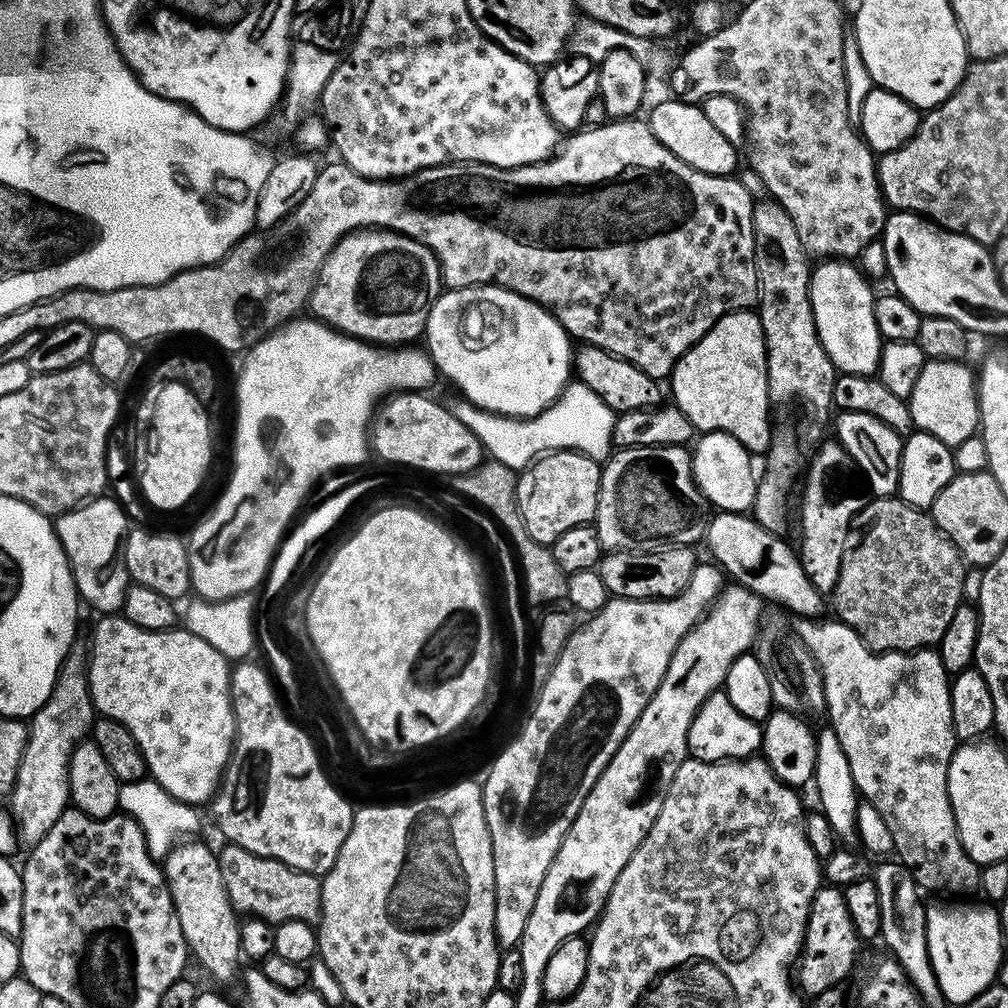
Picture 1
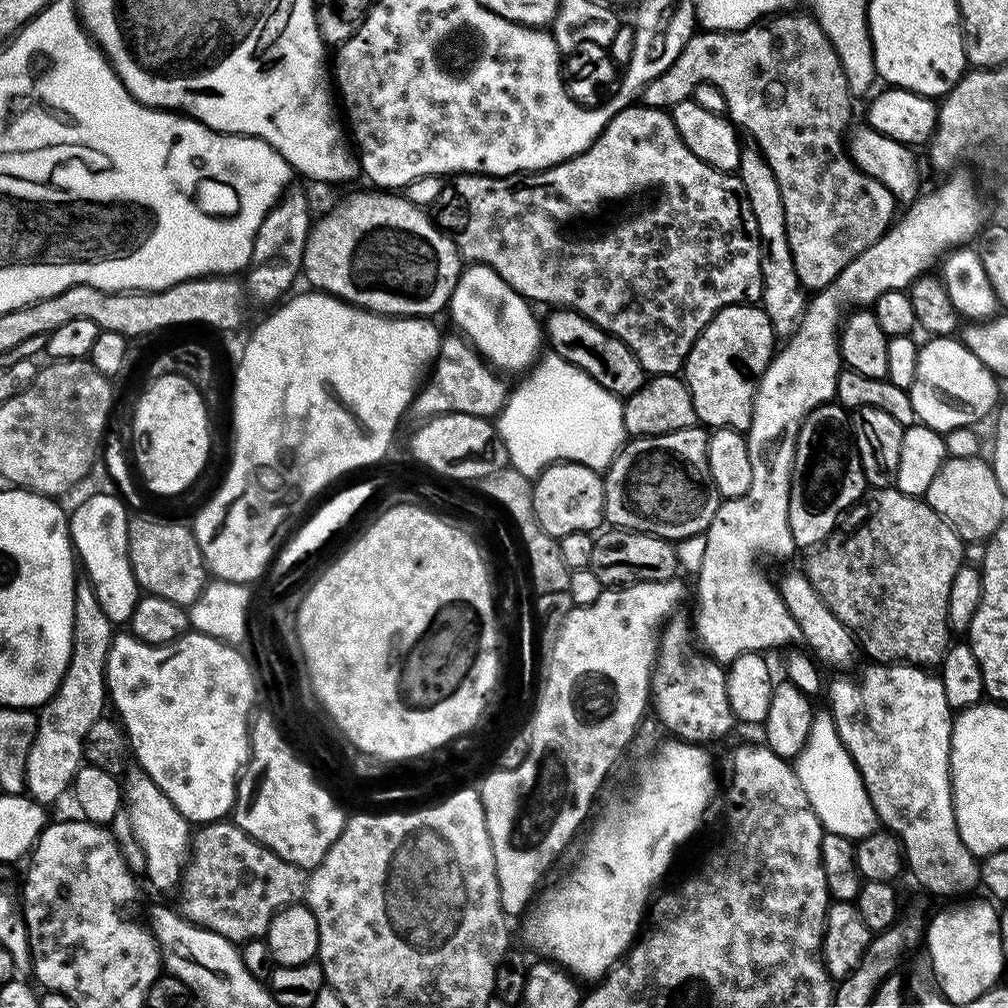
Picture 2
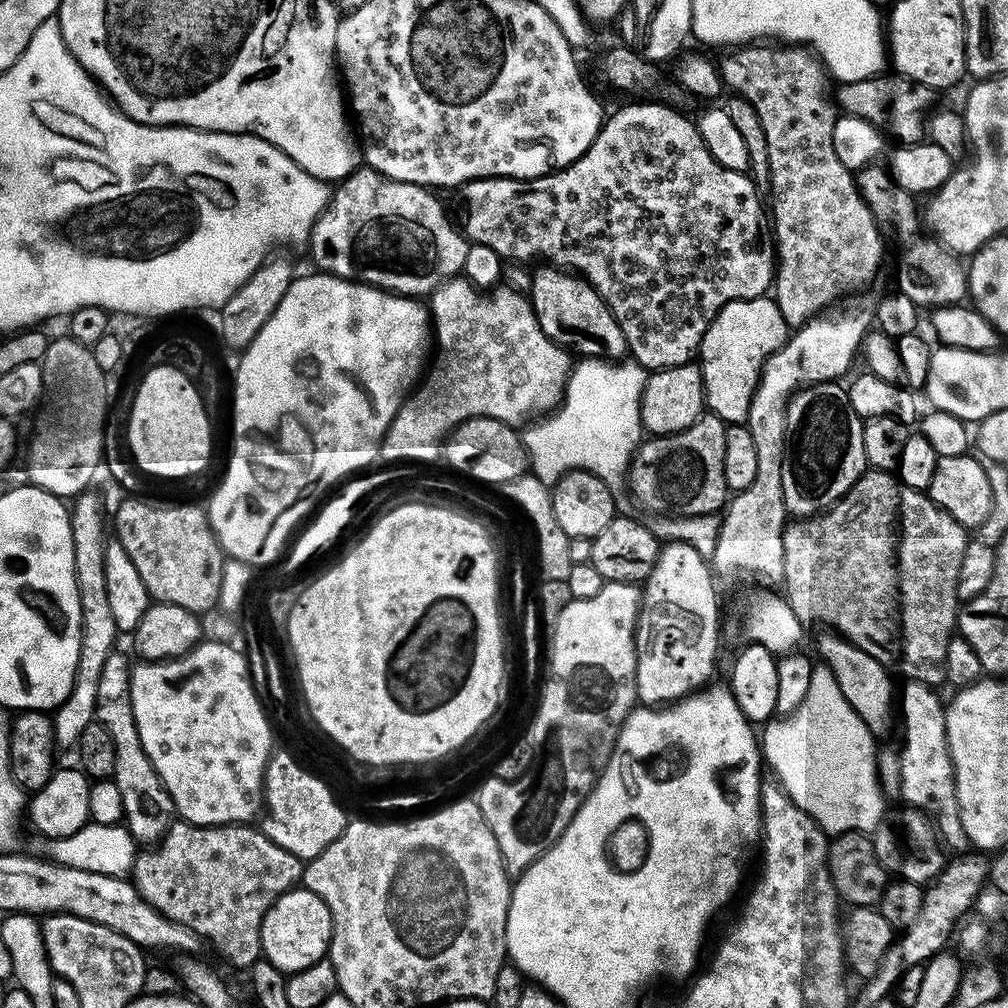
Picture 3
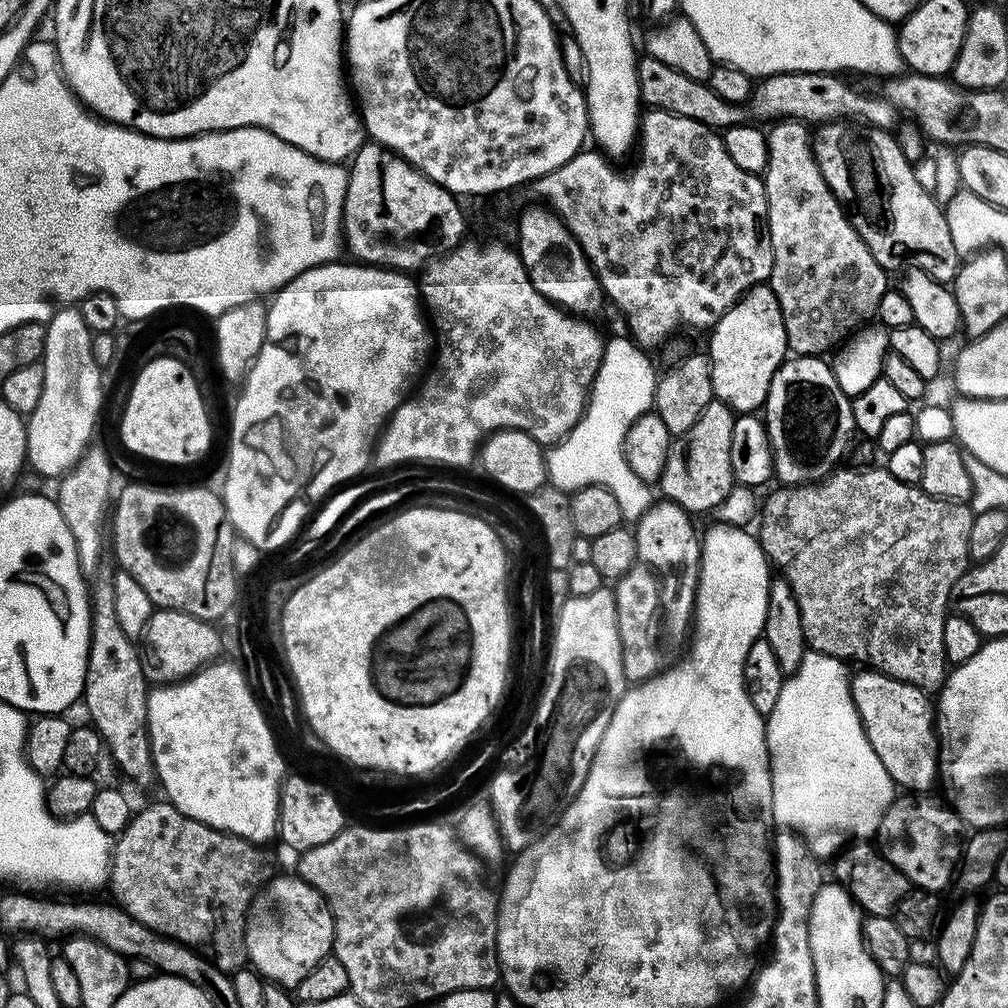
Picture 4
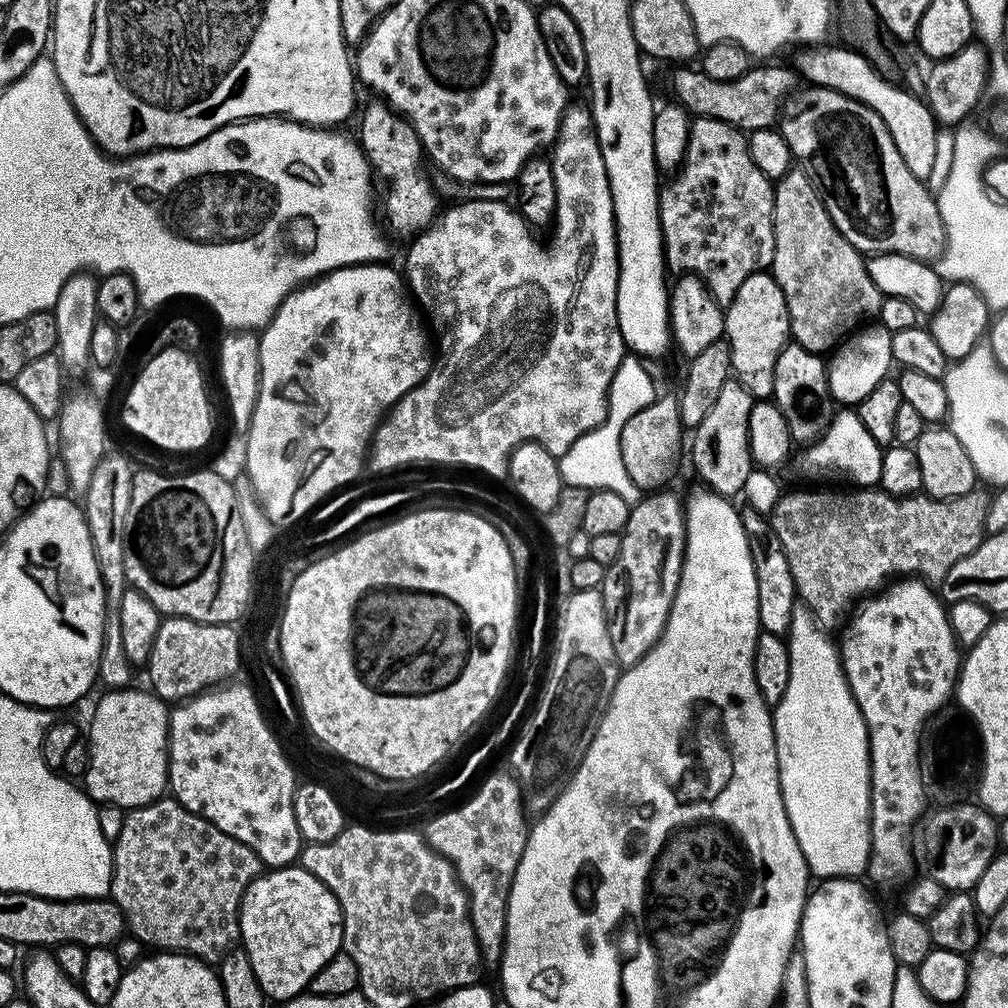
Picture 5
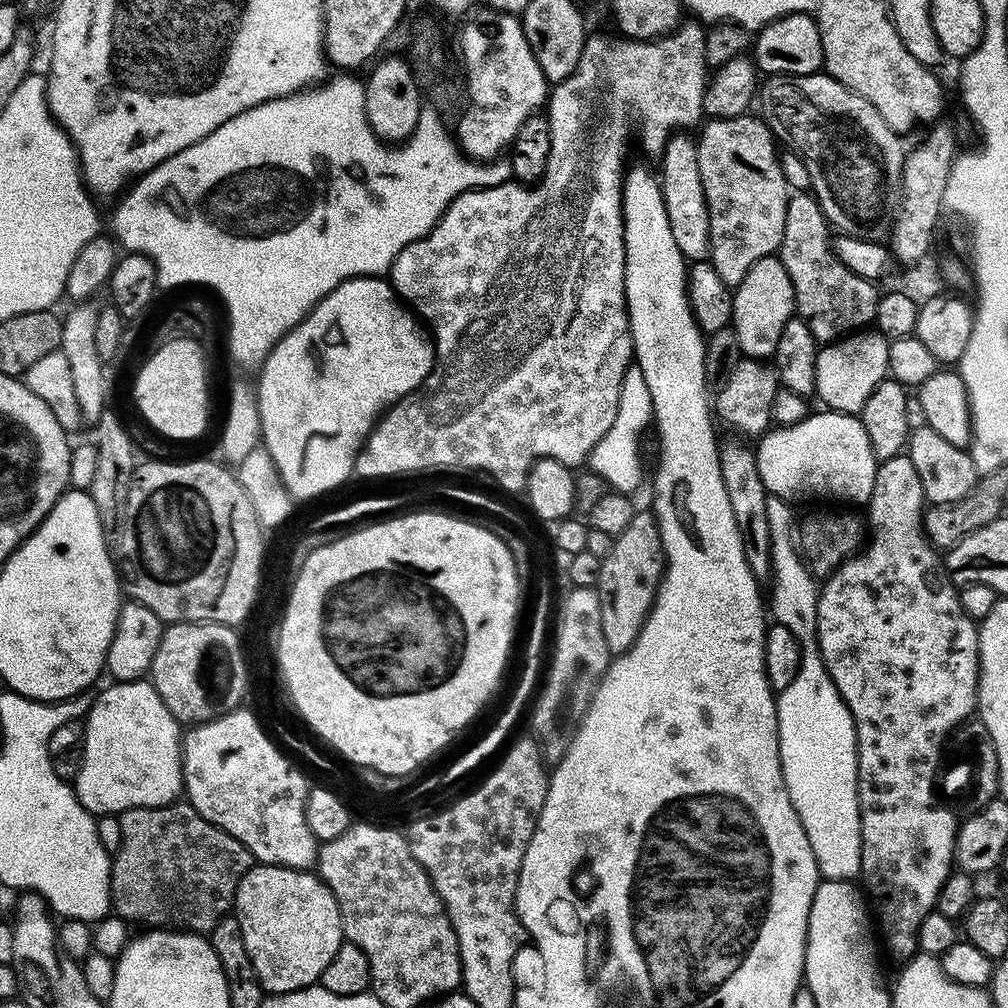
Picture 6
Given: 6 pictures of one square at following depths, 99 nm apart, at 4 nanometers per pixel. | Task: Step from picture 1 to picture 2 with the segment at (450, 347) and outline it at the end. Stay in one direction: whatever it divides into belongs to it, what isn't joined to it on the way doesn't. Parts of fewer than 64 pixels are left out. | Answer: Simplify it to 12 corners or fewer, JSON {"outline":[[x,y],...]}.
{"outline":[[469,263],[446,309],[493,369],[541,351],[533,305],[490,266]]}

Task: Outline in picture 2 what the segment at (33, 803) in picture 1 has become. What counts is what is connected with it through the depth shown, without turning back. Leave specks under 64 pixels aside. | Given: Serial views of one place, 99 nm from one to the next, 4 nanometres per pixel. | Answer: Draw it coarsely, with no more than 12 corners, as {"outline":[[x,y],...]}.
{"outline":[[77,583],[72,649],[42,705],[26,792],[51,806],[109,703],[114,625]]}

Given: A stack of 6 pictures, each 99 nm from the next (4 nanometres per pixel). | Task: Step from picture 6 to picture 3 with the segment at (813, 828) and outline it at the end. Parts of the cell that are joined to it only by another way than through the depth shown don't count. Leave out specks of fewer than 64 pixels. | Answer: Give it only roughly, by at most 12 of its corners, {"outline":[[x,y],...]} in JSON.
{"outline":[[813,667],[762,760],[825,833],[886,813],[873,733]]}

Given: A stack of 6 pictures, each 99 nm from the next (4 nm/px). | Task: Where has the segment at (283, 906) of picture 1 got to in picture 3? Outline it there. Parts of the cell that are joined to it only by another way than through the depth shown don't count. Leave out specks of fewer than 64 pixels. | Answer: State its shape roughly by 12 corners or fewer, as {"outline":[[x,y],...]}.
{"outline":[[172,822],[140,896],[236,968],[306,867],[259,827]]}

